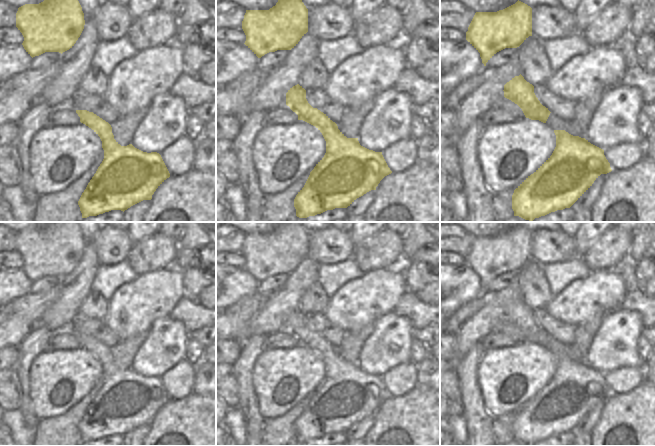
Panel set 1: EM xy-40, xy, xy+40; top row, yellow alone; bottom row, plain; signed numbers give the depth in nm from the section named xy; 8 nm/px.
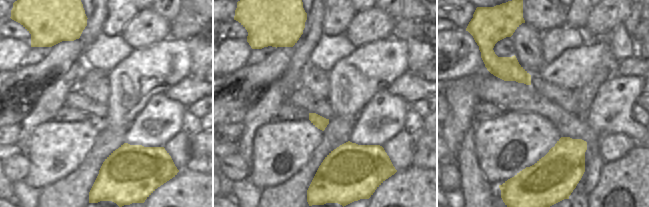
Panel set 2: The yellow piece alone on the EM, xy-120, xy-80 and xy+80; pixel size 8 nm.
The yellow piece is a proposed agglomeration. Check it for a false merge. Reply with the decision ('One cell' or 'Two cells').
One cell

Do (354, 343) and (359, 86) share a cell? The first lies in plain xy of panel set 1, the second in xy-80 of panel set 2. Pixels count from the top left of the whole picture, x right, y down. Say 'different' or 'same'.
different

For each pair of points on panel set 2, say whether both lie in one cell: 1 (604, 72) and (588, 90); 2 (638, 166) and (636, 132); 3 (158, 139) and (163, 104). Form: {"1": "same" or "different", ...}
{"1": "same", "2": "different", "3": "same"}

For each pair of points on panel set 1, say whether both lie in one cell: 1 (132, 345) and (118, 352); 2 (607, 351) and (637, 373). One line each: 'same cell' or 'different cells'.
1: same cell
2: different cells

